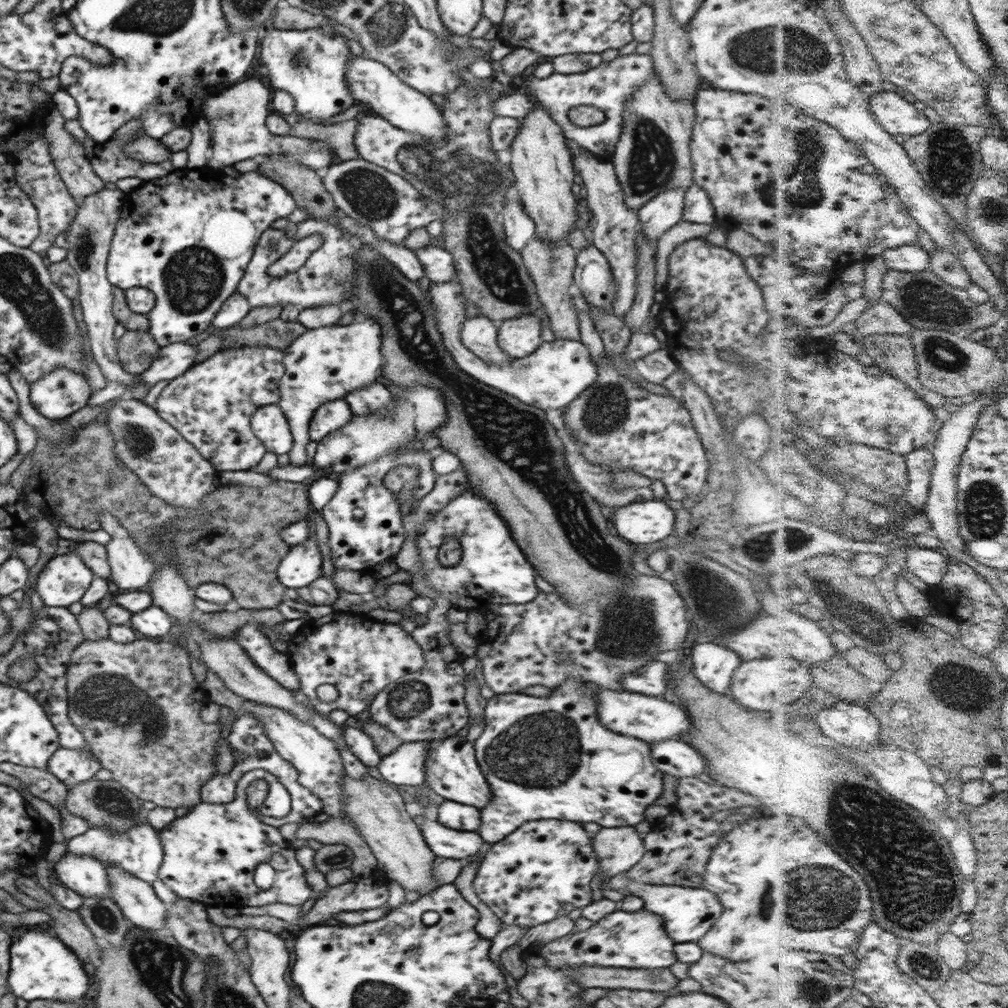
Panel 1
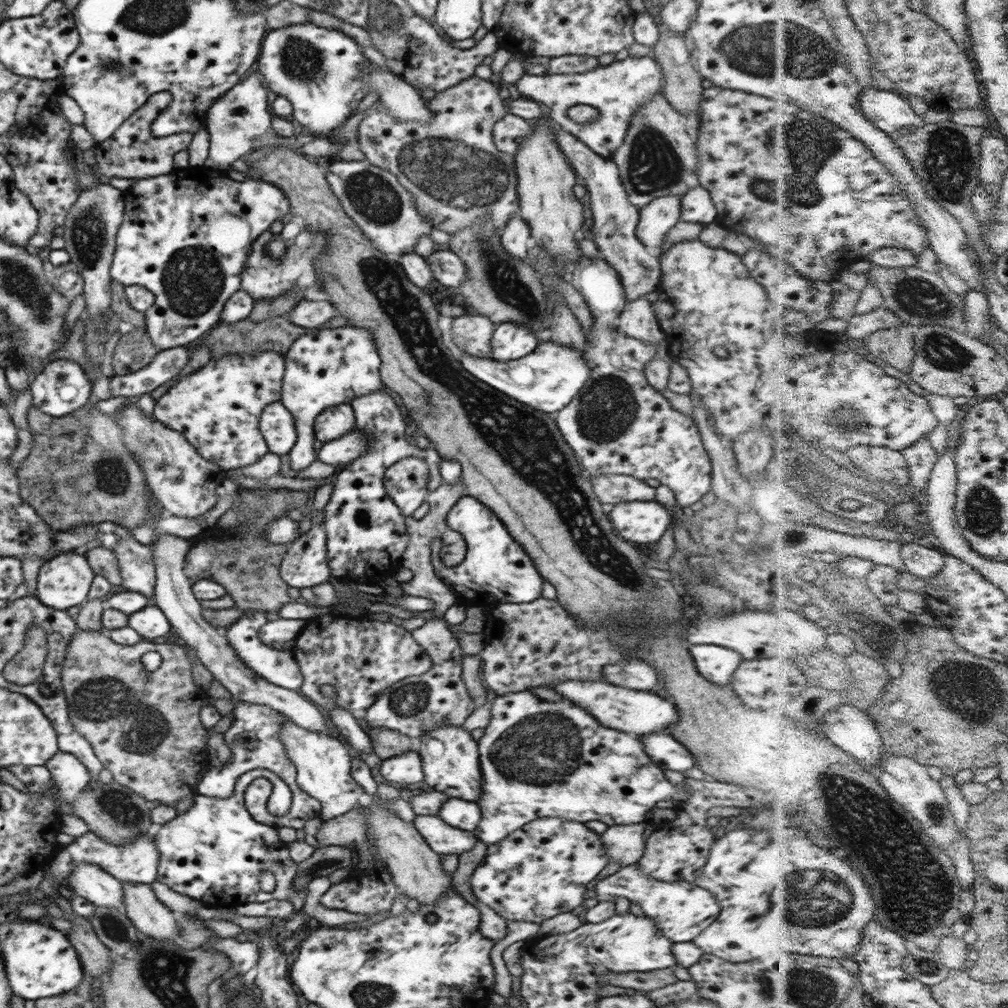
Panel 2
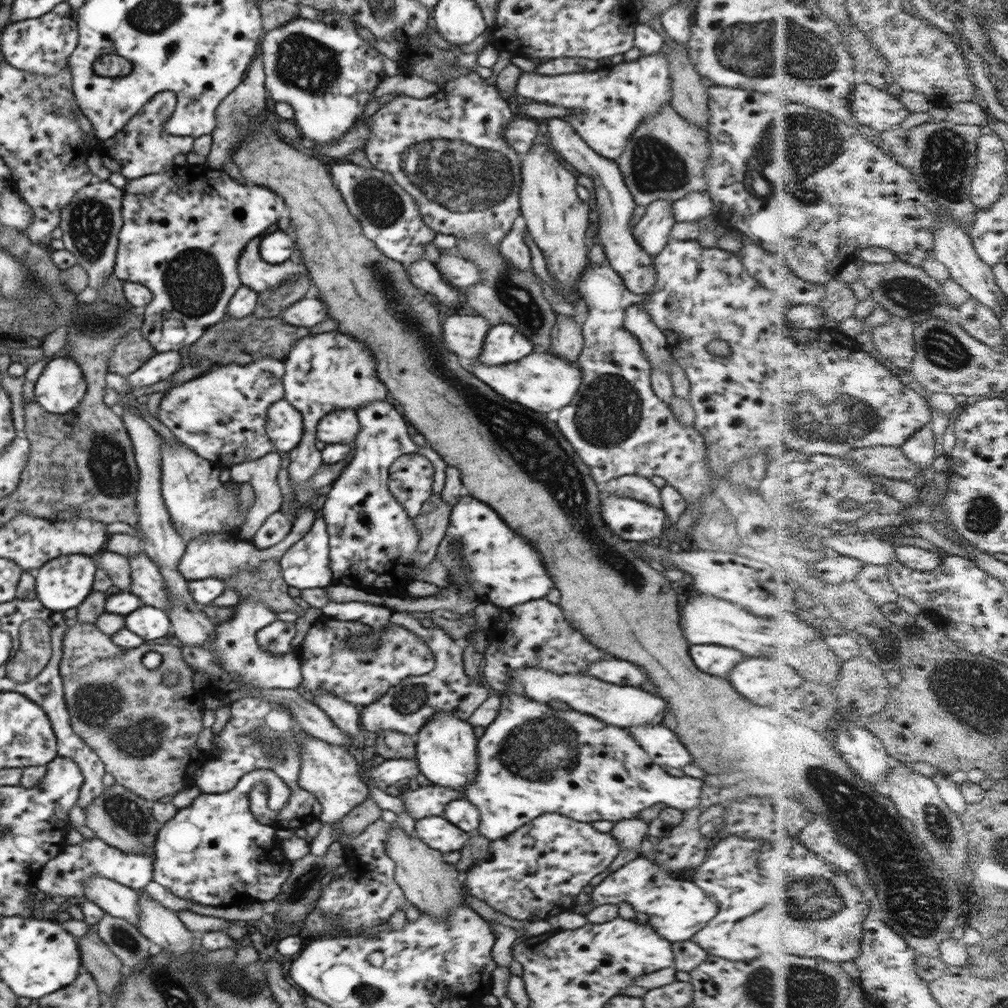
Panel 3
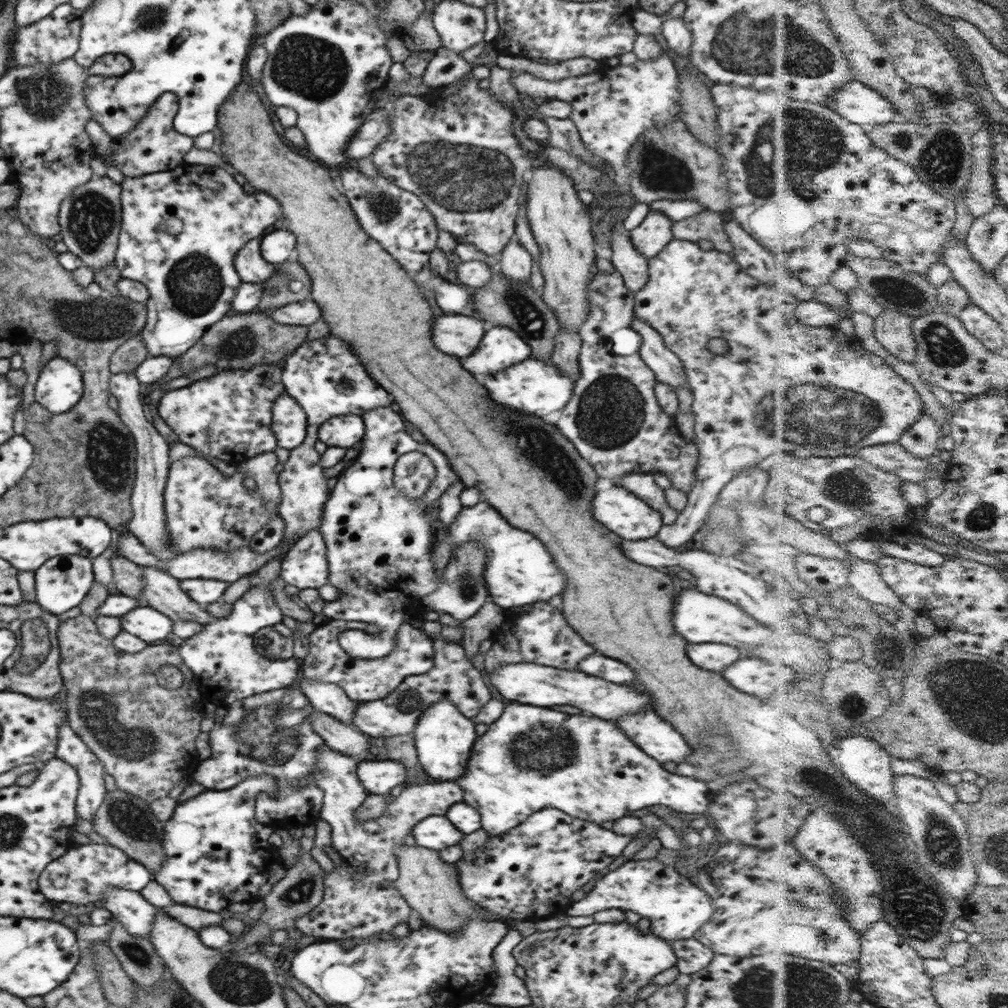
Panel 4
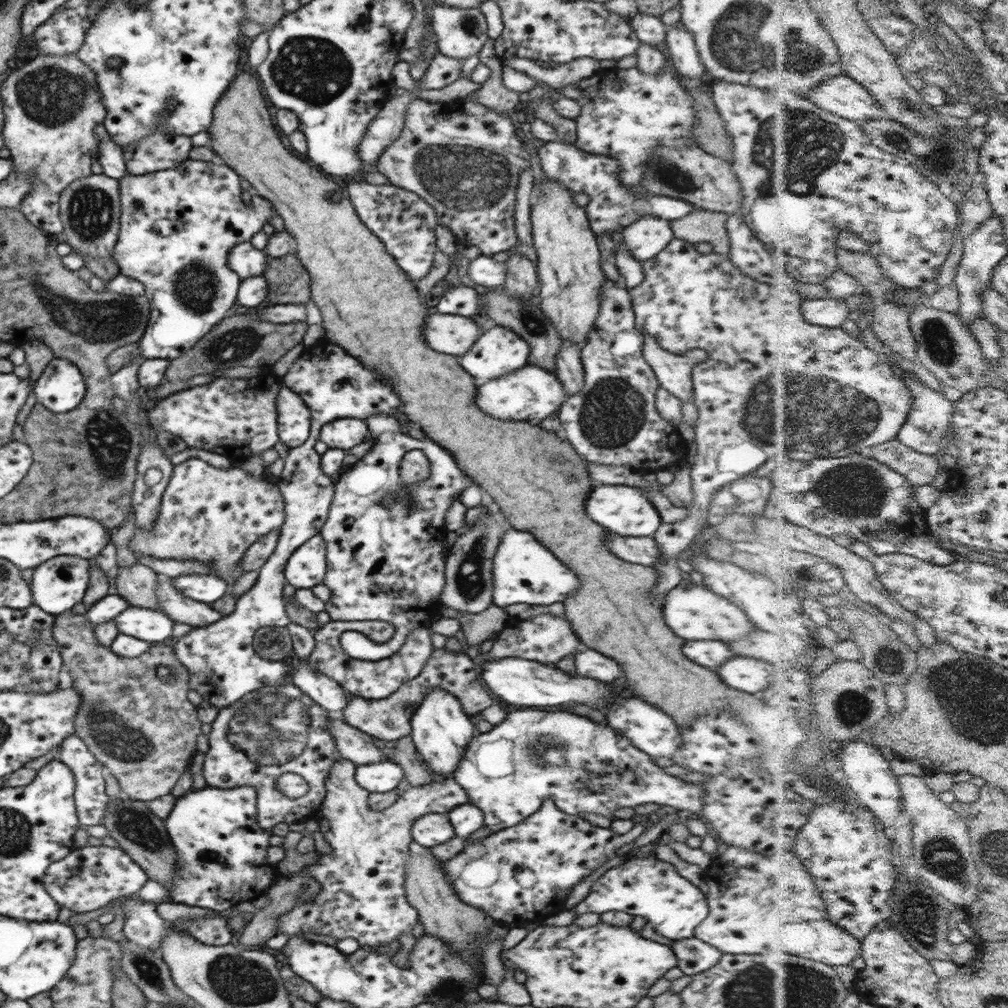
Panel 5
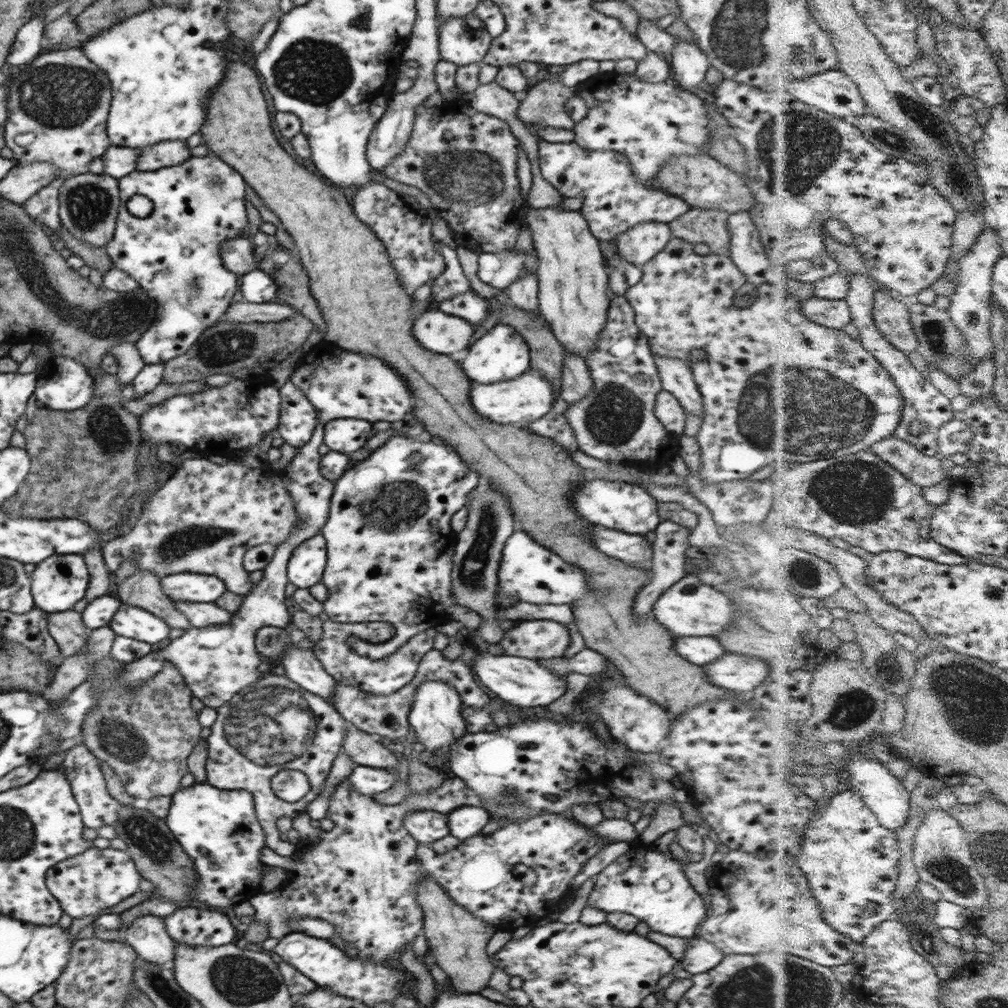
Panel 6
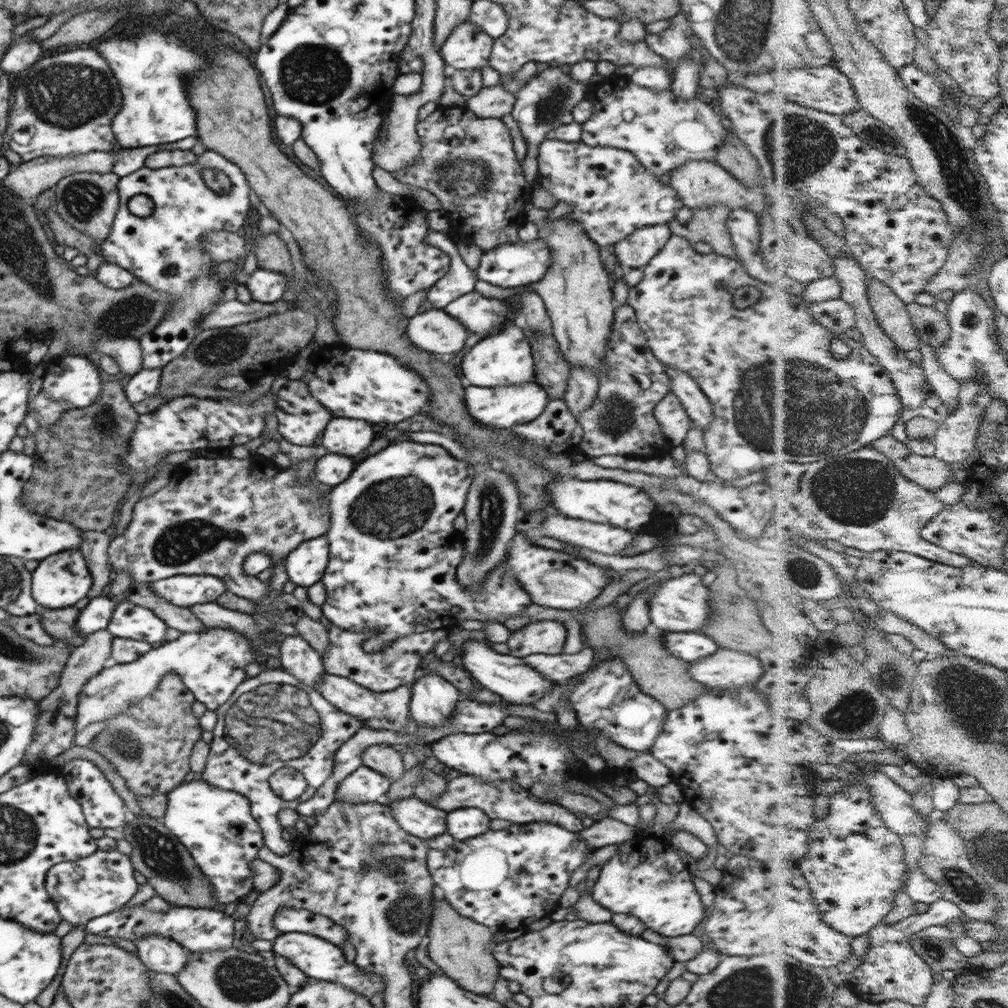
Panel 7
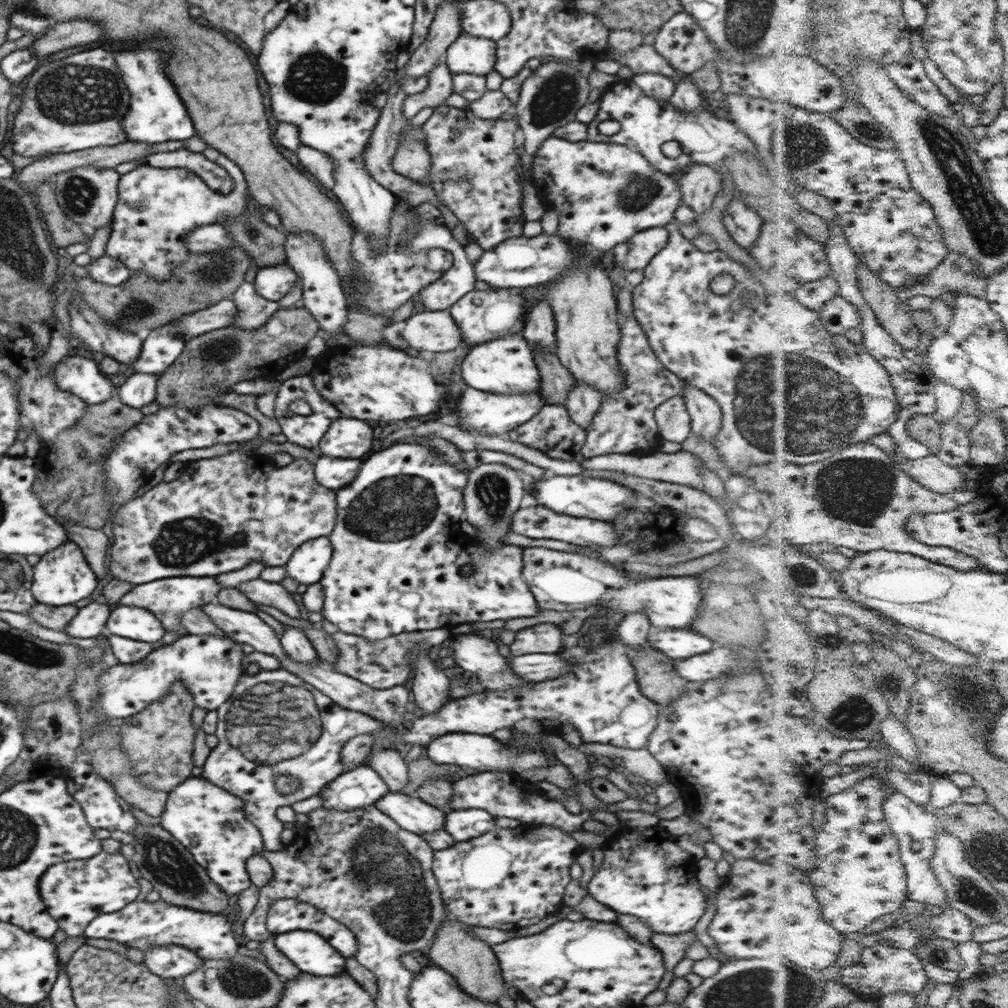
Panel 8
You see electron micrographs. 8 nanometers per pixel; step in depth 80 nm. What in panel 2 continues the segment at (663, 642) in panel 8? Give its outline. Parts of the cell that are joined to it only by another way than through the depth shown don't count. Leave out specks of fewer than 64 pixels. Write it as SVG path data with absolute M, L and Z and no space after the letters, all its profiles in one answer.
M691 645L689 652L698 673L718 687L730 685L738 664L743 662L738 652L730 648L723 648L721 645Z

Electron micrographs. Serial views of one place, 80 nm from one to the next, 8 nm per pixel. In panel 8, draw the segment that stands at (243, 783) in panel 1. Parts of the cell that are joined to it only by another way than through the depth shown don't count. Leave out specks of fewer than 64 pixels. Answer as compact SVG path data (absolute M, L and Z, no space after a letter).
M190 776L176 786L168 796L161 825L178 839L206 869L208 876L234 901L241 892L250 888L246 861L265 848L263 836L256 825L247 819L245 804L202 776Z

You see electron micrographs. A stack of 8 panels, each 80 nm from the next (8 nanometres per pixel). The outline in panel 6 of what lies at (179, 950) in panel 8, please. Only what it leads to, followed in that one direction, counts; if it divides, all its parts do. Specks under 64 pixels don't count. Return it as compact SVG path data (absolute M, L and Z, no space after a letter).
M153 914L136 917L130 928L123 932L124 942L128 943L145 961L164 965L166 968L172 968L174 956L174 940L167 934L164 928L165 920L162 917Z

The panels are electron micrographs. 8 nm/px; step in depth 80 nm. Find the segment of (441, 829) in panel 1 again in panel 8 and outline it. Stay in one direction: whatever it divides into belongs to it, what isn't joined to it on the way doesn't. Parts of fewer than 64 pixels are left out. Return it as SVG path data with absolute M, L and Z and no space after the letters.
M388 792L375 805L408 832L420 835L440 830L445 825L445 812L417 796Z

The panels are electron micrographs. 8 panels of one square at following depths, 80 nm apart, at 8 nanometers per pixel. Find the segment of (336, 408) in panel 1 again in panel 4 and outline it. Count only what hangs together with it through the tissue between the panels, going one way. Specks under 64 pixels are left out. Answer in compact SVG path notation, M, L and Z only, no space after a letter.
M355 414L333 416L319 426L320 442L328 447L350 449L358 446L364 436L363 417Z

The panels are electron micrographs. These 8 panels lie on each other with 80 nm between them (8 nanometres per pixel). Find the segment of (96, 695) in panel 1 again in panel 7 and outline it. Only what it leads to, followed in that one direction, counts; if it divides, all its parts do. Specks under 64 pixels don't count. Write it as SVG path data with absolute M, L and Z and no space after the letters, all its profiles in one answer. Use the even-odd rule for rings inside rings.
M74 606L59 608L58 610L42 607L37 610L45 631L56 638L58 644L61 643L62 646L68 646L68 648L70 648L70 644L64 645L63 643L81 635L81 632L77 629L77 618L80 611ZM166 674L150 696L131 704L124 714L104 720L104 730L89 747L108 759L126 781L133 795L168 795L183 783L189 769L188 758L203 732L191 712L195 701L176 674Z

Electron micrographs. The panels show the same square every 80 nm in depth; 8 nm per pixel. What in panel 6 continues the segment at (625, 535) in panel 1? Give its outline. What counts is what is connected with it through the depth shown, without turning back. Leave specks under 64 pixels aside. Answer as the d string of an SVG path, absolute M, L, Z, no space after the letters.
M588 480L578 488L574 496L574 510L592 524L600 524L604 528L645 535L658 529L662 523L656 510L657 500L640 485L610 480Z

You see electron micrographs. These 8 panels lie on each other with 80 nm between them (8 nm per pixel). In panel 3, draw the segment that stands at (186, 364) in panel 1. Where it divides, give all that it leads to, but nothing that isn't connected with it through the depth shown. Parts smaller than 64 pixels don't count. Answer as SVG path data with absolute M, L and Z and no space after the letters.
M180 351L155 353L138 370L127 376L132 390L168 380L182 362Z

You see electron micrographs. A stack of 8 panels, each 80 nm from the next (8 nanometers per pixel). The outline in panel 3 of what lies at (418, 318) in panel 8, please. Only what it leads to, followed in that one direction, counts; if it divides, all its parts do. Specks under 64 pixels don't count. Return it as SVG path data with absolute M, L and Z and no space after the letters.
M460 314L446 318L442 326L445 347L465 361L481 355L486 335L492 327L482 316Z

